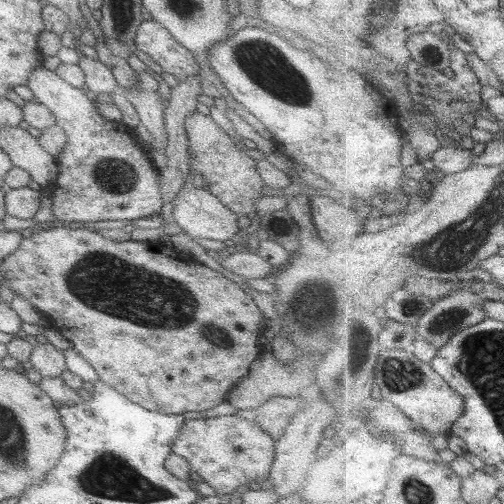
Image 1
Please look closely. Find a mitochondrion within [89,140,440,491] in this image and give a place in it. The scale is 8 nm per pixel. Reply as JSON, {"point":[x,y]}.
{"point":[115,177]}

